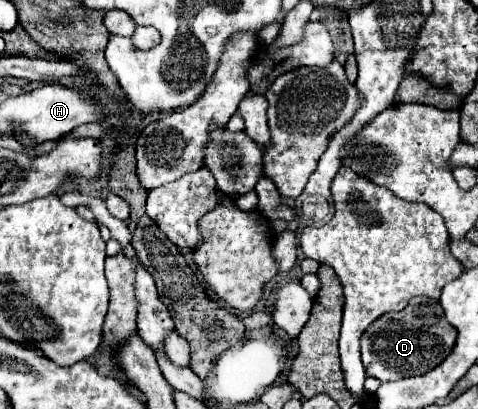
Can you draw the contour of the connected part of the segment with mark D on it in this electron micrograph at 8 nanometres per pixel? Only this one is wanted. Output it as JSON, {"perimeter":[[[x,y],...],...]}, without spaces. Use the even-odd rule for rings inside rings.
{"perimeter":[[[414,297],[402,311],[390,311],[366,329],[360,341],[360,353],[368,377],[396,381],[432,371],[452,353],[454,343],[456,329],[446,321],[440,303],[428,297]]]}

